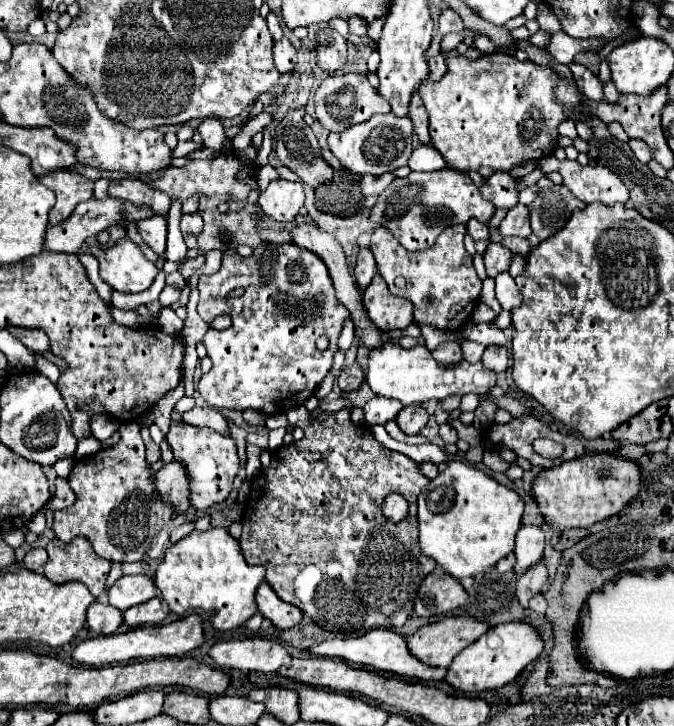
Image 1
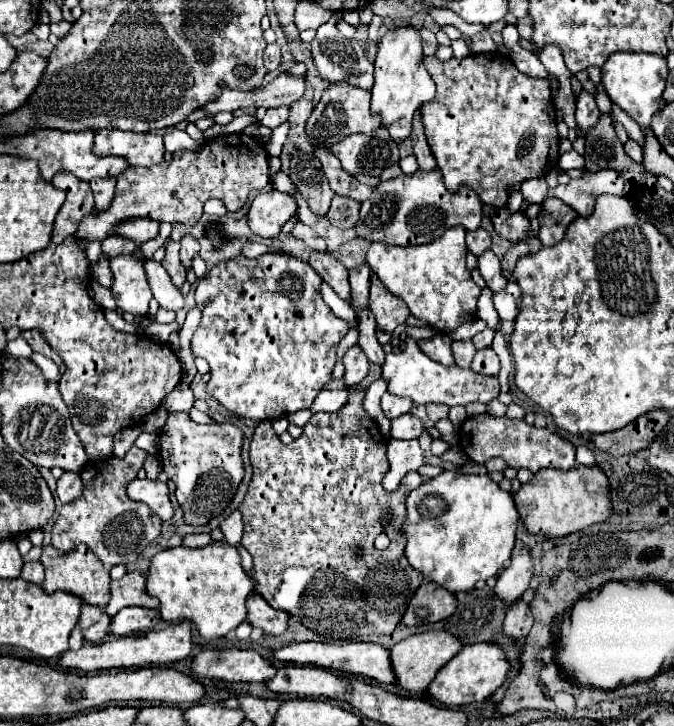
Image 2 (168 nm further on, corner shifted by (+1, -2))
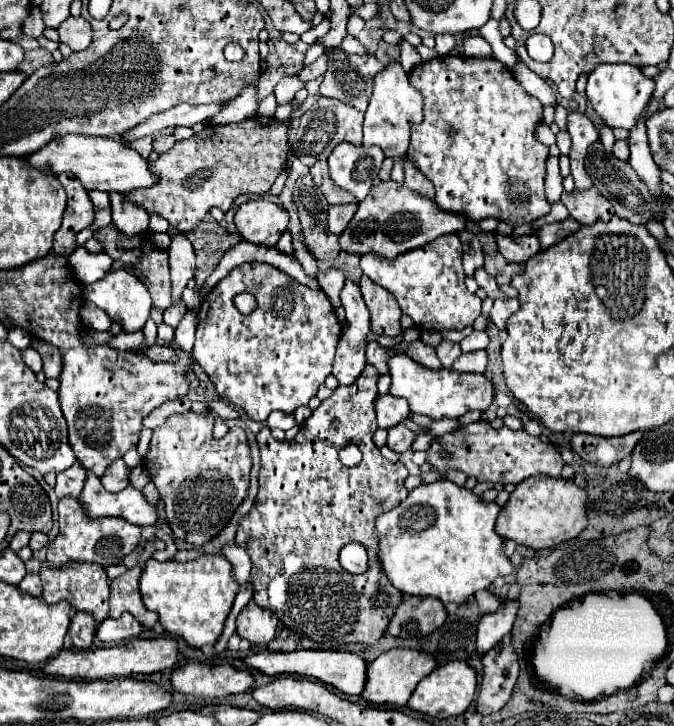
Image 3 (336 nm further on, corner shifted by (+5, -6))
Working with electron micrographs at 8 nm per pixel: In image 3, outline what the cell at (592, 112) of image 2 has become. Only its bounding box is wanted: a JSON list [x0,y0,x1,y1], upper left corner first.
[567,113,599,189]

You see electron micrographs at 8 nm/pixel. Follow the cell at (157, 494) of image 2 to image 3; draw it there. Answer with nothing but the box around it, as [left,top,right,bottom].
[79,473,157,525]

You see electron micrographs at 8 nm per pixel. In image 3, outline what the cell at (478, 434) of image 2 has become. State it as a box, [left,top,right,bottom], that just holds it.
[425,421,563,485]

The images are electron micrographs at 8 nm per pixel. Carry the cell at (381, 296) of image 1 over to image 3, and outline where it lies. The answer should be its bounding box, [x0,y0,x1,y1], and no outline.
[359,277,401,337]

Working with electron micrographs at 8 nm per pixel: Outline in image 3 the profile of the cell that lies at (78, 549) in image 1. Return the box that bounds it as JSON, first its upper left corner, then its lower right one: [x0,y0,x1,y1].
[39,561,109,623]

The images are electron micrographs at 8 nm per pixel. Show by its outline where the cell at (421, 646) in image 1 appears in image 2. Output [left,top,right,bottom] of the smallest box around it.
[391,631,463,695]

